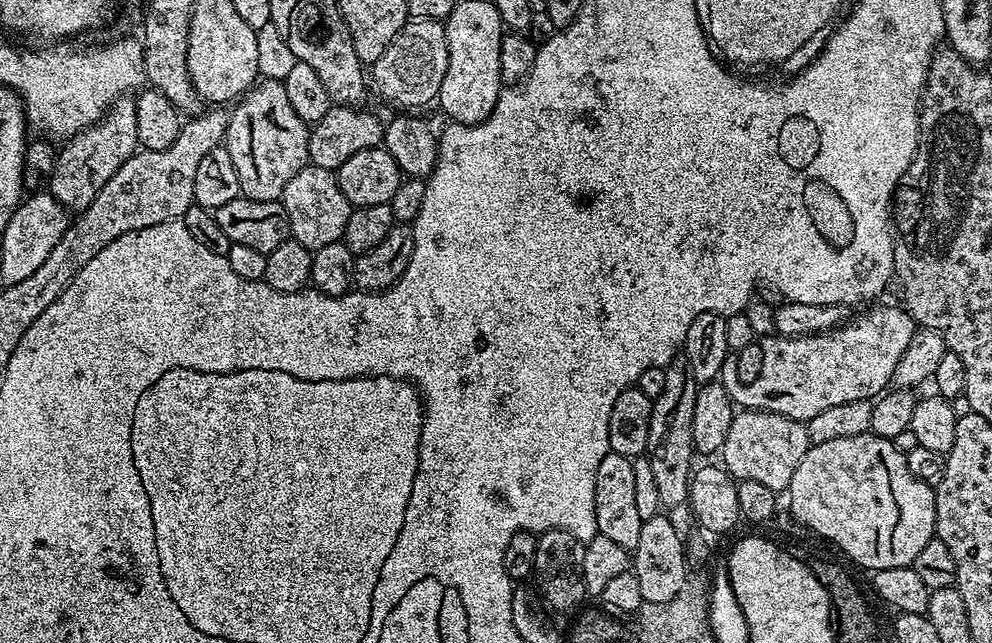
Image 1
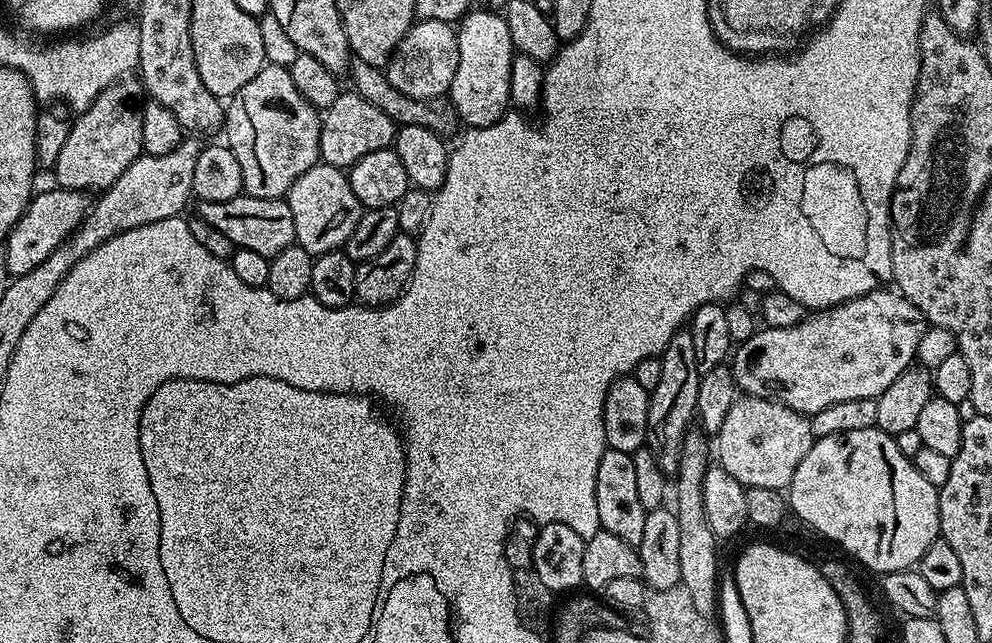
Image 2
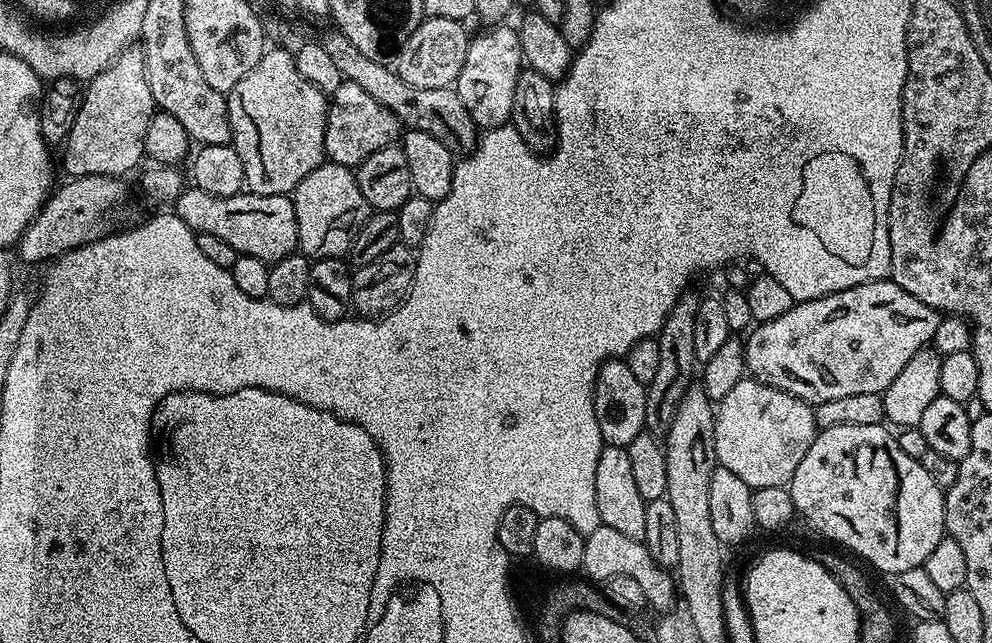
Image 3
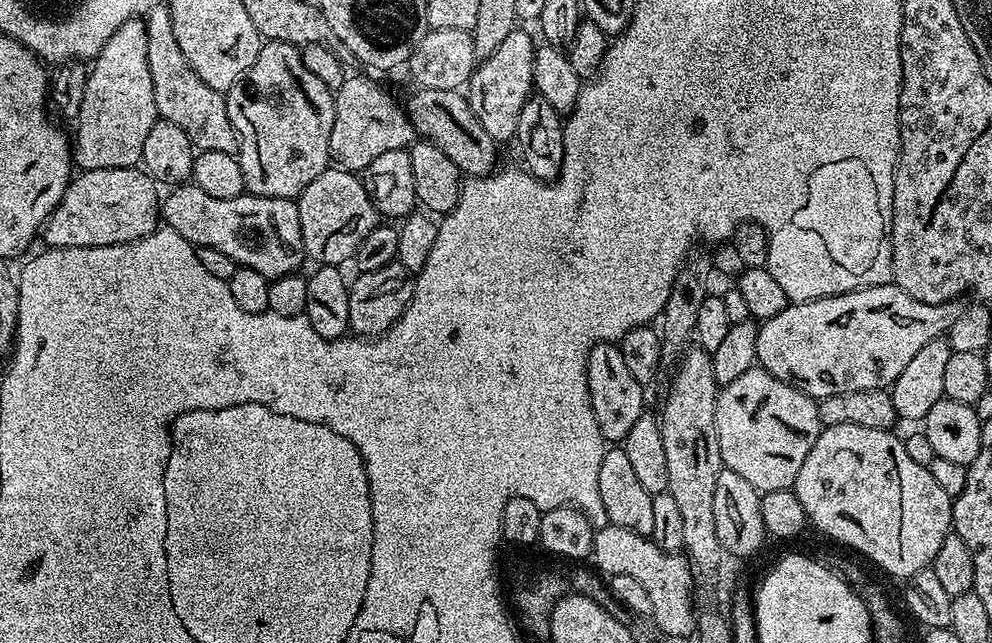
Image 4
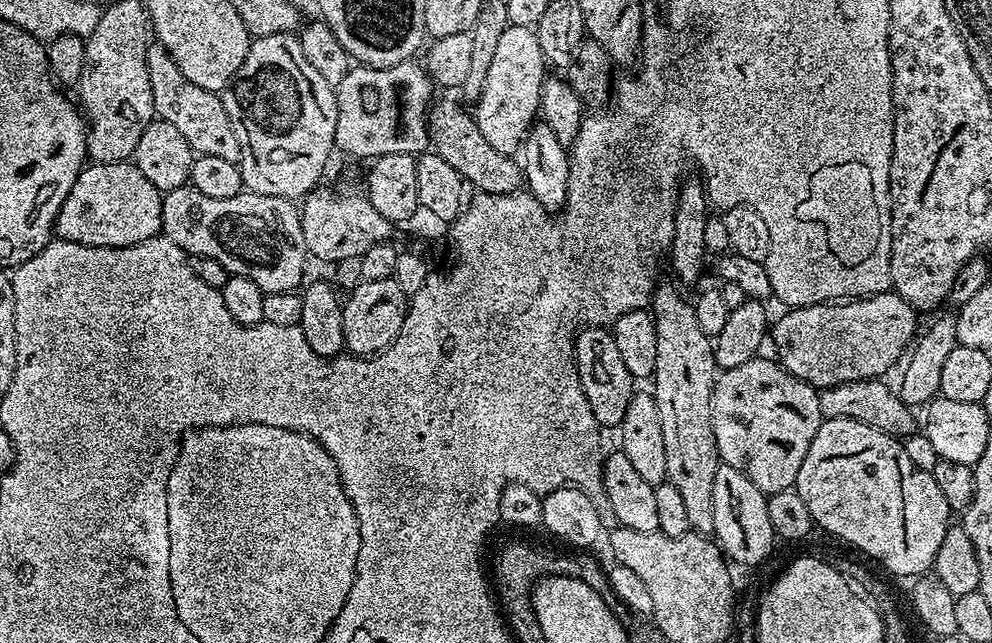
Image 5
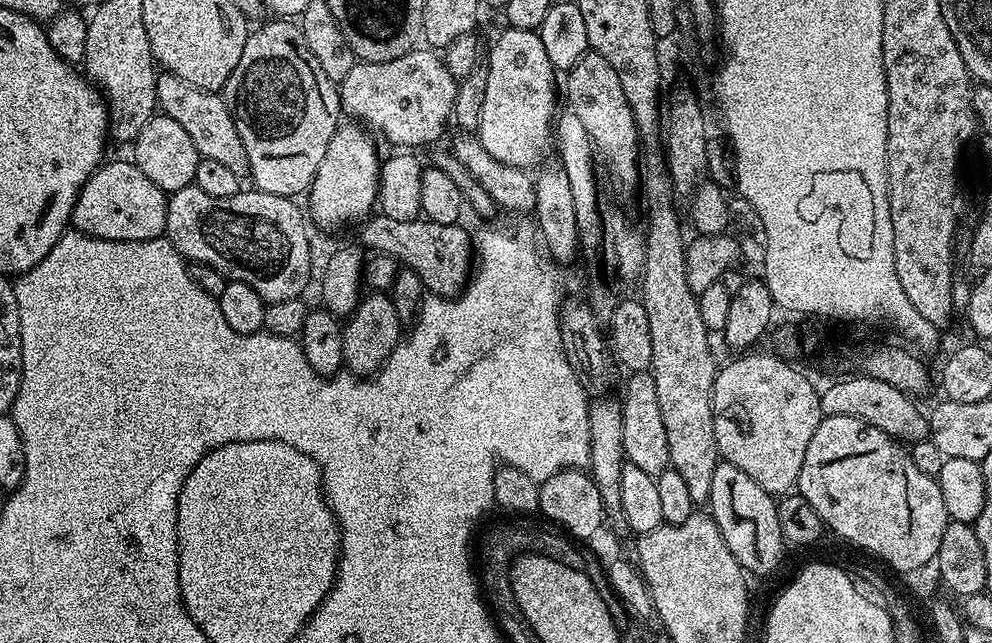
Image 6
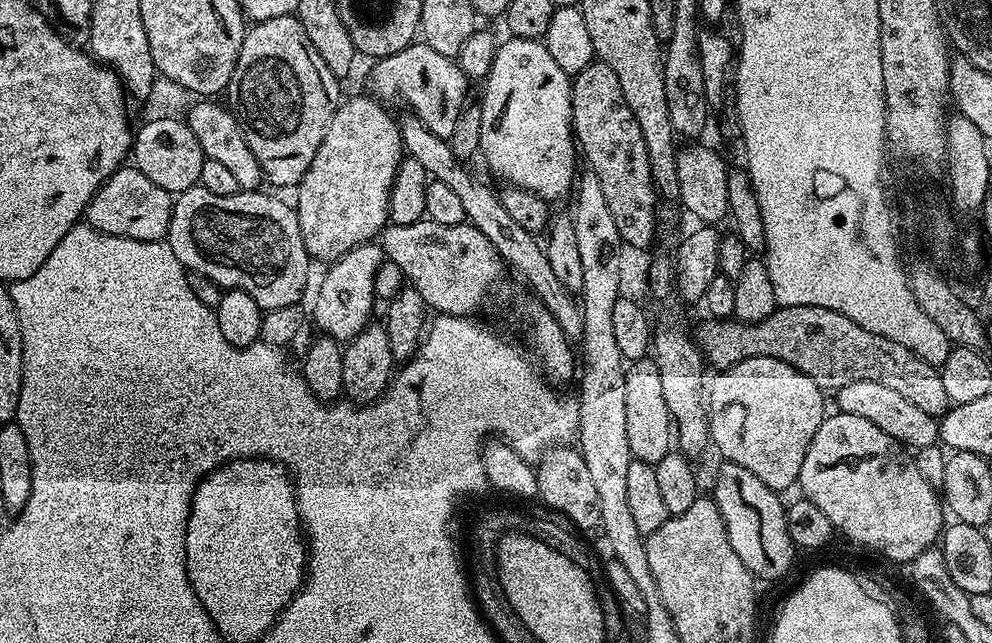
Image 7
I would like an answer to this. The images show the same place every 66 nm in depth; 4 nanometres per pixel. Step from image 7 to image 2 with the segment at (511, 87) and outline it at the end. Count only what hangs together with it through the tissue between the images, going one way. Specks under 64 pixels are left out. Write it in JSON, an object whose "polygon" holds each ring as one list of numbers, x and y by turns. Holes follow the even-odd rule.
{"polygon":[[472,10,459,21,456,37,458,70,454,70,454,82,450,89,456,115,463,123,465,120,468,128,496,124,510,108,510,66,514,55,510,30,499,11]]}

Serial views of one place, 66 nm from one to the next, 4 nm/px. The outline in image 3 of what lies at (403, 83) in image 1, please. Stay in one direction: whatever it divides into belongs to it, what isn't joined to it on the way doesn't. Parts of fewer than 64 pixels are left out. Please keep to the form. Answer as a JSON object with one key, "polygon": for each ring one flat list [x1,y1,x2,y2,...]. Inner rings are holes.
{"polygon":[[429,16,423,19,417,30,398,48,400,57,397,58,396,64,394,63,394,71,400,75,402,82,408,82,410,86,416,86,418,90,442,90,453,87,458,74,462,74,462,66,466,62,466,54,468,53,470,32,464,28,467,27,461,21,450,18]]}

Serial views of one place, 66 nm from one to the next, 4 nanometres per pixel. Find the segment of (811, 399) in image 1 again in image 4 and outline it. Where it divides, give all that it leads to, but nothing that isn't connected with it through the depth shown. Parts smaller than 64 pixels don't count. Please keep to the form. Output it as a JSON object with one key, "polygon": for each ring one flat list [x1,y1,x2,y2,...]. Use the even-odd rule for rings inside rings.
{"polygon":[[896,283,859,288,841,296,808,300,805,304,789,303,774,318,759,325,756,364,774,378,794,384,807,396,819,402,834,394,850,394,854,390,888,390,926,342,943,337,962,318,969,301,964,298,928,305,910,298]]}

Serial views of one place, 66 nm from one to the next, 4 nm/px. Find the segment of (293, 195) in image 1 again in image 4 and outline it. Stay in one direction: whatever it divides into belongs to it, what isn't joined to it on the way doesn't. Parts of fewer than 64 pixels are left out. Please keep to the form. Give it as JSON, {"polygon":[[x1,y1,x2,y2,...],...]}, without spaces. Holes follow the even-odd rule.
{"polygon":[[329,166,322,174,318,174,318,178,314,178,314,182,310,182,310,186,300,192,296,209,307,259,317,260,315,263,320,266,344,266,347,260,349,263,355,257,358,246,362,246,366,234,370,234,370,230,374,230,382,220,364,188,363,179,355,171,339,166]]}

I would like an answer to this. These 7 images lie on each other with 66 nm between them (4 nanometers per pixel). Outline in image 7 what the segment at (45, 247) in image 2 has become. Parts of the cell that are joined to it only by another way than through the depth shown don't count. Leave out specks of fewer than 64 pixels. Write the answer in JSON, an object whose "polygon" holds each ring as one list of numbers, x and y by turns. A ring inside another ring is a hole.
{"polygon":[[122,166,92,195,86,209,86,222,99,232,122,238,164,240,170,226,173,203,173,193,162,190,162,186,154,186,154,182,150,182,150,178,135,166]]}

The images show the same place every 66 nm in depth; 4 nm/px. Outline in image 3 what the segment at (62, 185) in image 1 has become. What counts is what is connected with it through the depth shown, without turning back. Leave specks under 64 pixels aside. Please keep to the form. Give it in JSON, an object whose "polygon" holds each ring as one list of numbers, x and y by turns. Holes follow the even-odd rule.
{"polygon":[[139,46,125,48,123,52,117,56,114,63,106,66,106,70,99,72,93,80,87,81,86,87,83,89,80,96,80,109,78,110,78,119,74,121,74,130,70,130,68,139,62,145,64,151,64,168,69,173,69,177,75,178,78,176,114,176,117,178,127,177,127,172,132,172,136,167,141,167,140,160,145,159,144,147,146,146,146,130,150,126,152,117,156,115,158,109,154,102,154,94,150,94,150,82,146,82,146,62,144,61,144,49]]}

